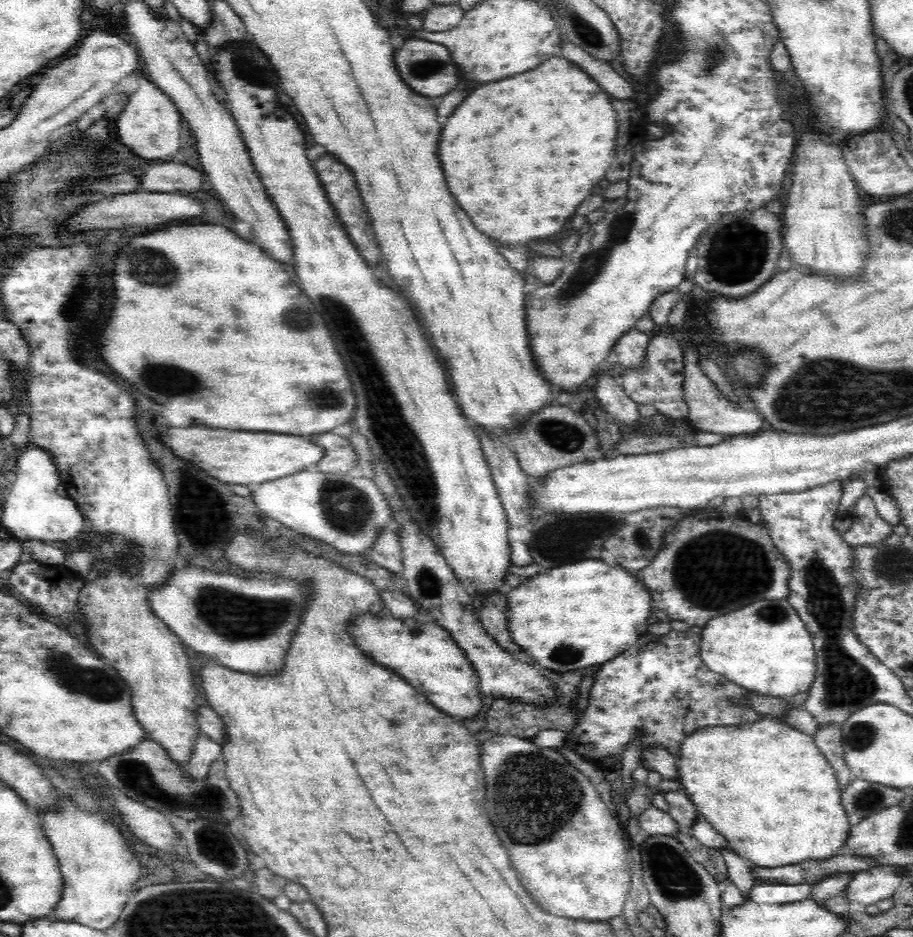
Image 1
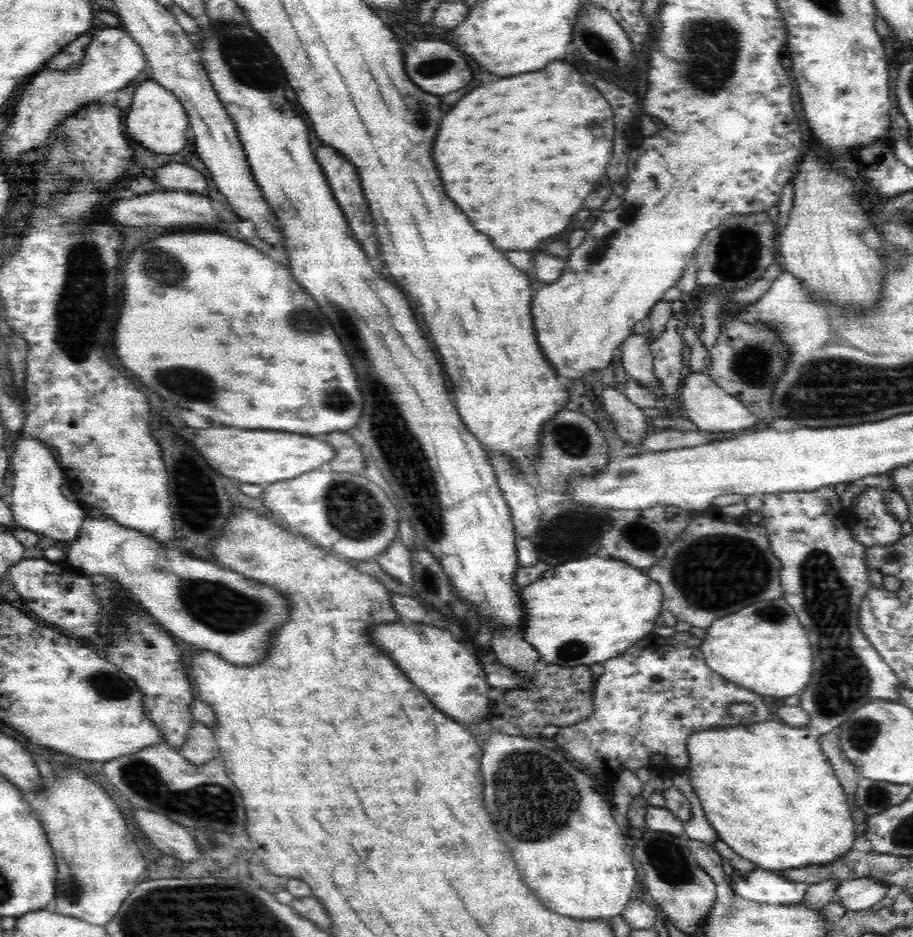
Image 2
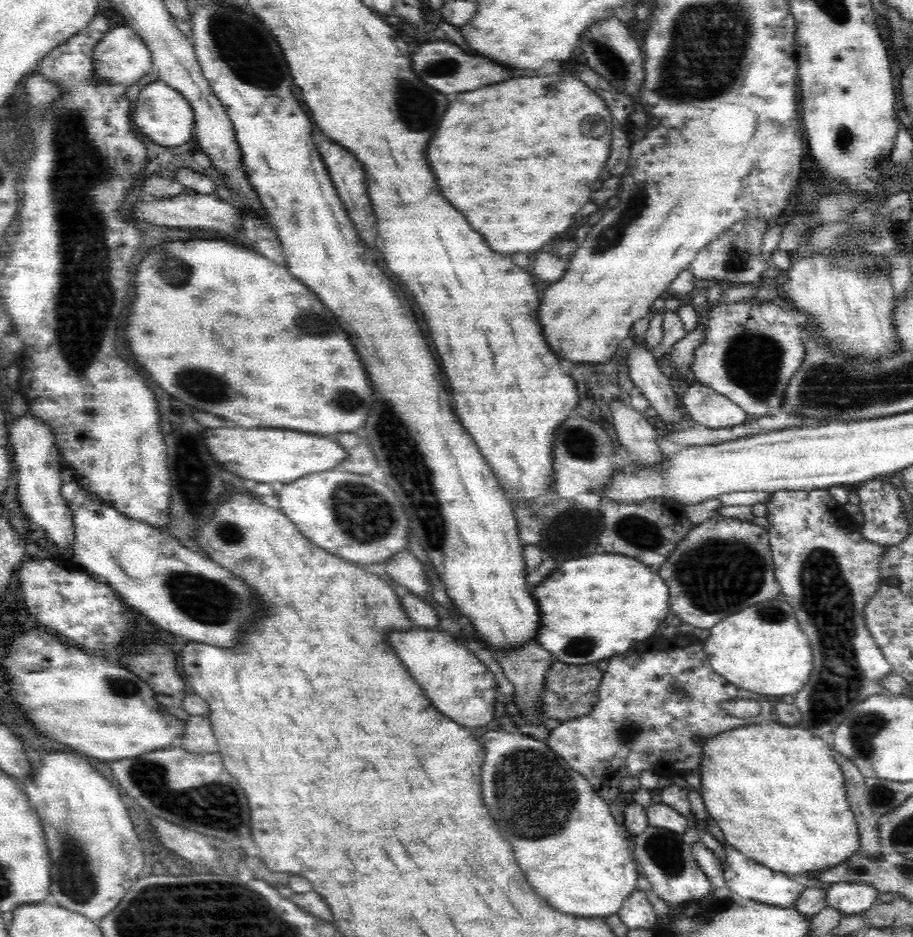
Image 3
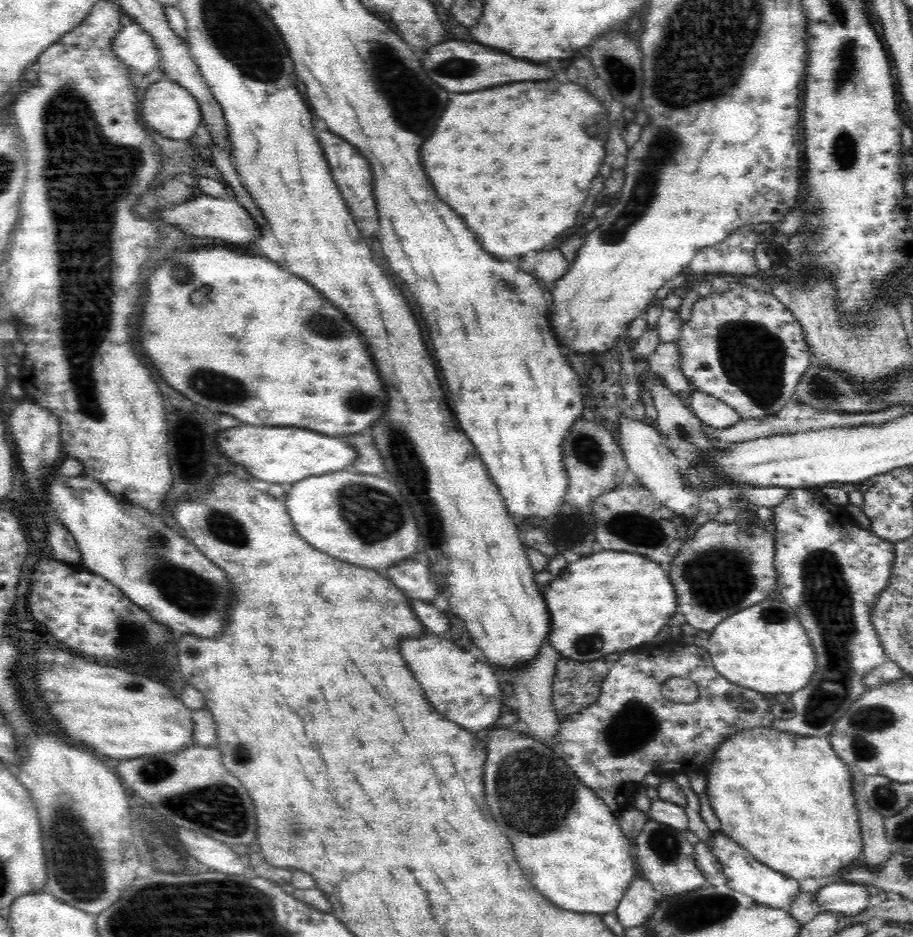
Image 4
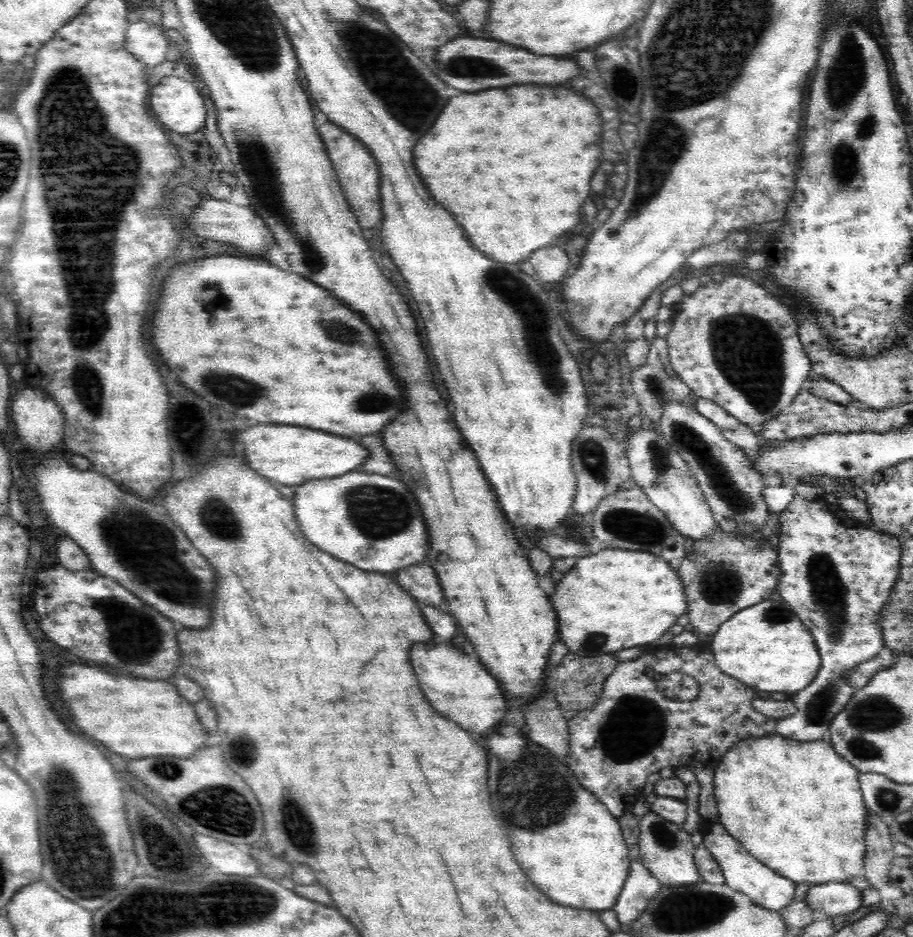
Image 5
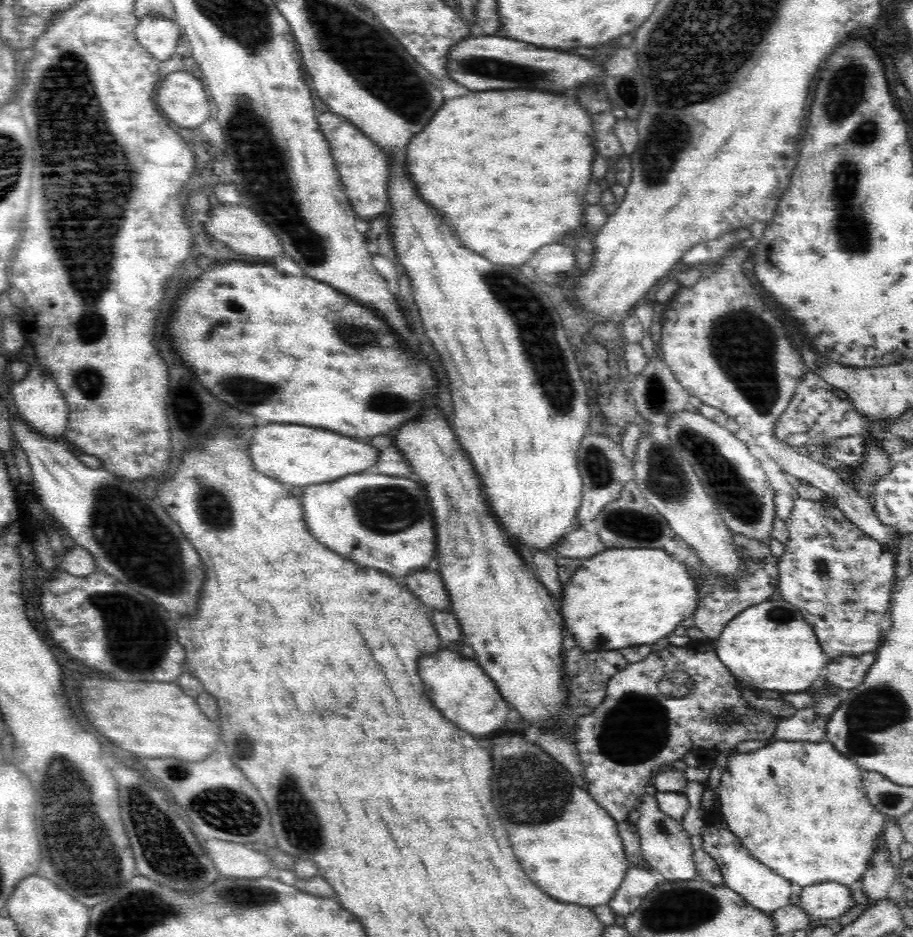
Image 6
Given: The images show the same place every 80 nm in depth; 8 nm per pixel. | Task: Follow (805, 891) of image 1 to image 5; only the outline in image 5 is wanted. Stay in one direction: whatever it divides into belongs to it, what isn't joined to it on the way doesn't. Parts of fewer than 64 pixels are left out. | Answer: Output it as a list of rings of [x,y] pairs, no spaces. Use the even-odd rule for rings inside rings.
[[[721,822],[709,823],[702,830],[703,843],[722,869],[725,884],[752,904],[766,907],[768,910],[779,911],[790,905],[795,896],[797,883],[788,880],[784,875],[768,868],[765,864],[756,860],[730,833]]]

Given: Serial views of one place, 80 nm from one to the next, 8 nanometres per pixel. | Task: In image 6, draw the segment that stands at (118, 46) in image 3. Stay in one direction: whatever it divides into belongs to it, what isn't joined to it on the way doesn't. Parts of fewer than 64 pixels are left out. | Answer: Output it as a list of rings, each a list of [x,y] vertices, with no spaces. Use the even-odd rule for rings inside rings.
[[[148,14],[133,28],[135,44],[159,62],[174,57],[182,32],[172,19],[160,14]]]

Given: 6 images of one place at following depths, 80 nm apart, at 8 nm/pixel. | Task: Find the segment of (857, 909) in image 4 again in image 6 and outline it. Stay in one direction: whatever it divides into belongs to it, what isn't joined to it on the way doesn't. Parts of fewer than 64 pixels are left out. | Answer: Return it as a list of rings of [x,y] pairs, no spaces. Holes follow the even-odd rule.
[[[828,881],[802,887],[799,907],[817,920],[831,919],[844,914],[856,905],[850,887]]]

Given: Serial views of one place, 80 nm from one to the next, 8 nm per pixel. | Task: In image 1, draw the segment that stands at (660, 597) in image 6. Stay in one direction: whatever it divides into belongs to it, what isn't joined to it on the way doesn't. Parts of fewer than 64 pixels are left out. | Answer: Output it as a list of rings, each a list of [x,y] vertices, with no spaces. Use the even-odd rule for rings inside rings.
[[[584,560],[552,570],[546,568],[536,576],[526,579],[520,586],[507,589],[506,605],[504,614],[506,622],[509,622],[509,633],[513,641],[538,668],[556,673],[600,666],[635,646],[636,641],[648,632],[648,618],[653,607],[652,594],[648,594],[628,570],[608,566],[602,560]]]

